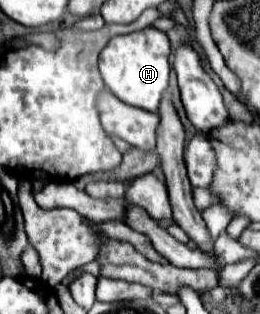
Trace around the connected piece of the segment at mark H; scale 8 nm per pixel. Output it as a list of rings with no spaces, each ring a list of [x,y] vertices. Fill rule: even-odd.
[[[145,27],[129,35],[115,35],[109,39],[99,55],[99,73],[109,91],[123,103],[157,111],[169,87],[169,53],[171,49],[167,35],[155,27]]]

